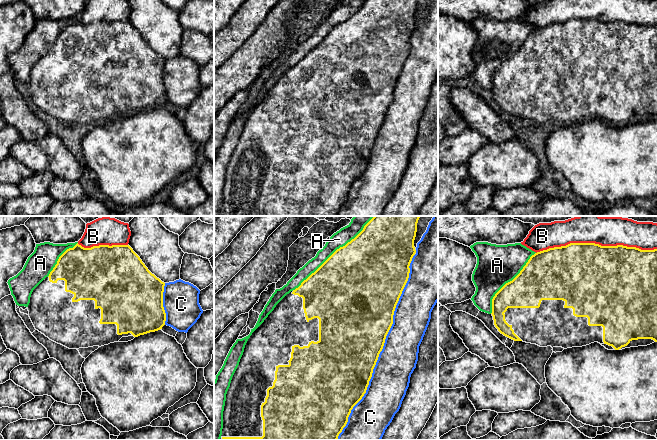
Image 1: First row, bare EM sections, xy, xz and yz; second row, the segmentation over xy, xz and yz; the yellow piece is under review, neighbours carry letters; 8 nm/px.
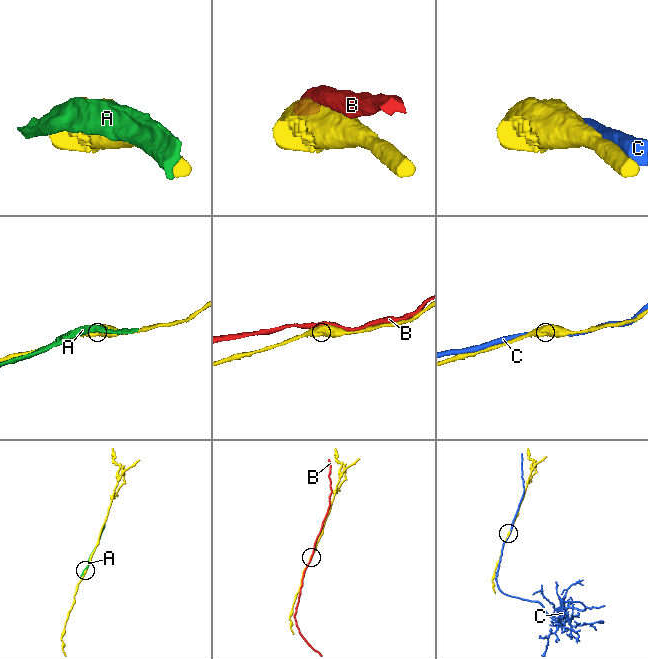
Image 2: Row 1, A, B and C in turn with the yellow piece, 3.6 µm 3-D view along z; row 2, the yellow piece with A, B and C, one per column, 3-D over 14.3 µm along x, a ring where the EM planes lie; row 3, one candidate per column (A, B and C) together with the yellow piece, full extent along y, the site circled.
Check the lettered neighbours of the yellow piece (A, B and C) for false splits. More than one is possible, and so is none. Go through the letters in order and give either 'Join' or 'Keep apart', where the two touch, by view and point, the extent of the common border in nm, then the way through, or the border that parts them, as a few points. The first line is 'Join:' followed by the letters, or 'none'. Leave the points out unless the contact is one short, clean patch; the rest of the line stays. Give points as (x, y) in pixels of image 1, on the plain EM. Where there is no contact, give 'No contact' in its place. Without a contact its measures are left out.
Join: none
A: Keep apart. Touches yellow at xz (330, 32). Shared border 800 nm
B: Keep apart. Touches yellow at yz (596, 20). Shared border 950 nm
C: Keep apart. Touches yellow at xz (382, 123). Shared border 1600 nm

